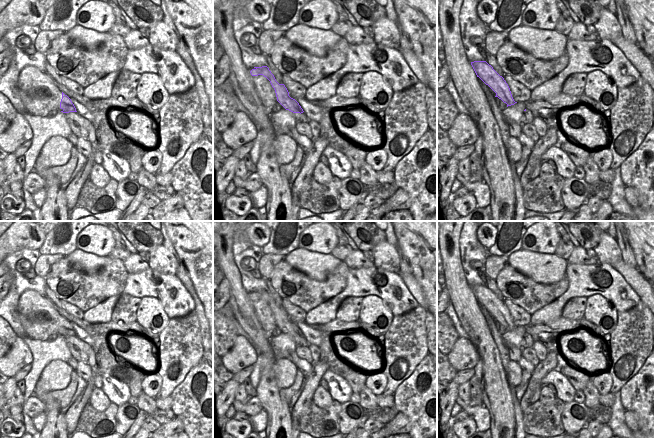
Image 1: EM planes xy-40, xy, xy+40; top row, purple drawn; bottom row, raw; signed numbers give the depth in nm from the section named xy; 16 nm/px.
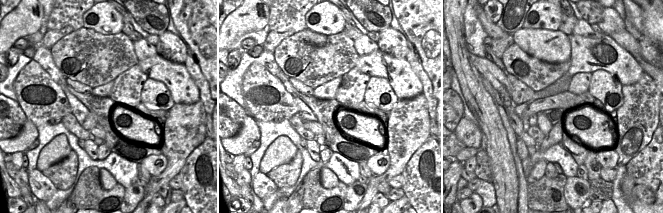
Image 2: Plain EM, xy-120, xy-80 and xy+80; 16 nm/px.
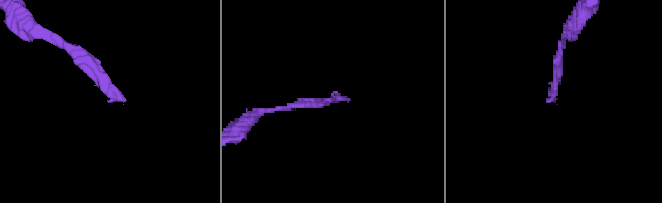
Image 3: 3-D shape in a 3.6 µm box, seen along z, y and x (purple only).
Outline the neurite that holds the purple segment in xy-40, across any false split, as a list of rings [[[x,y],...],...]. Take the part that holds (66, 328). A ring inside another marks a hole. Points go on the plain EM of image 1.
[[[62,316],[62,323],[60,326],[60,332],[62,333],[61,336],[66,338],[66,342],[72,343],[74,346],[77,346],[80,350],[84,351],[87,355],[91,353],[93,348],[82,341],[80,338],[77,337],[74,328],[72,327],[71,323]]]

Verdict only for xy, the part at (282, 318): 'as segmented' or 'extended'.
extended

